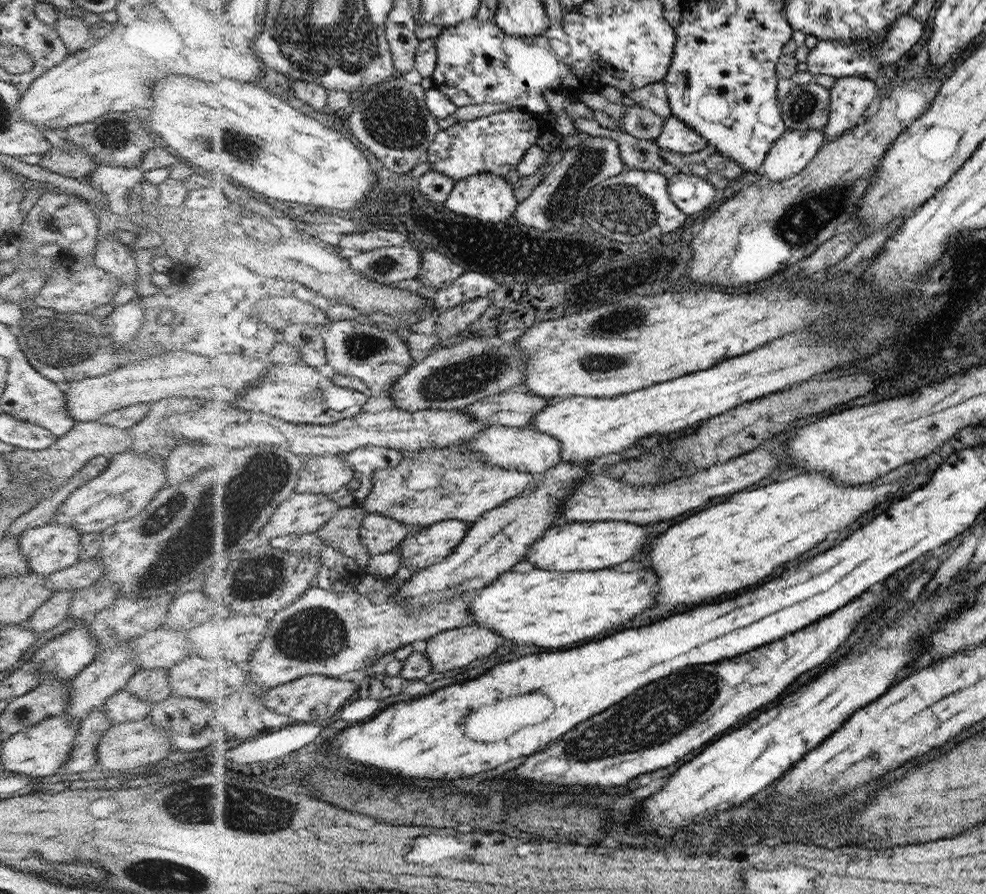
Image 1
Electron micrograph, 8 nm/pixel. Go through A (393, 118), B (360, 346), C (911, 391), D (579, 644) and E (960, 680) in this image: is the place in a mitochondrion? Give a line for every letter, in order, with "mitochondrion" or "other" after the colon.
A: mitochondrion
B: mitochondrion
C: other
D: other
E: other

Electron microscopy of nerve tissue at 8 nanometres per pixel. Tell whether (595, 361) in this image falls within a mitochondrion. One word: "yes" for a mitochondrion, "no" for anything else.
yes

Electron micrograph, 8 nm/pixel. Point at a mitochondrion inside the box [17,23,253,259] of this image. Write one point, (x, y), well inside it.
(110, 135)

